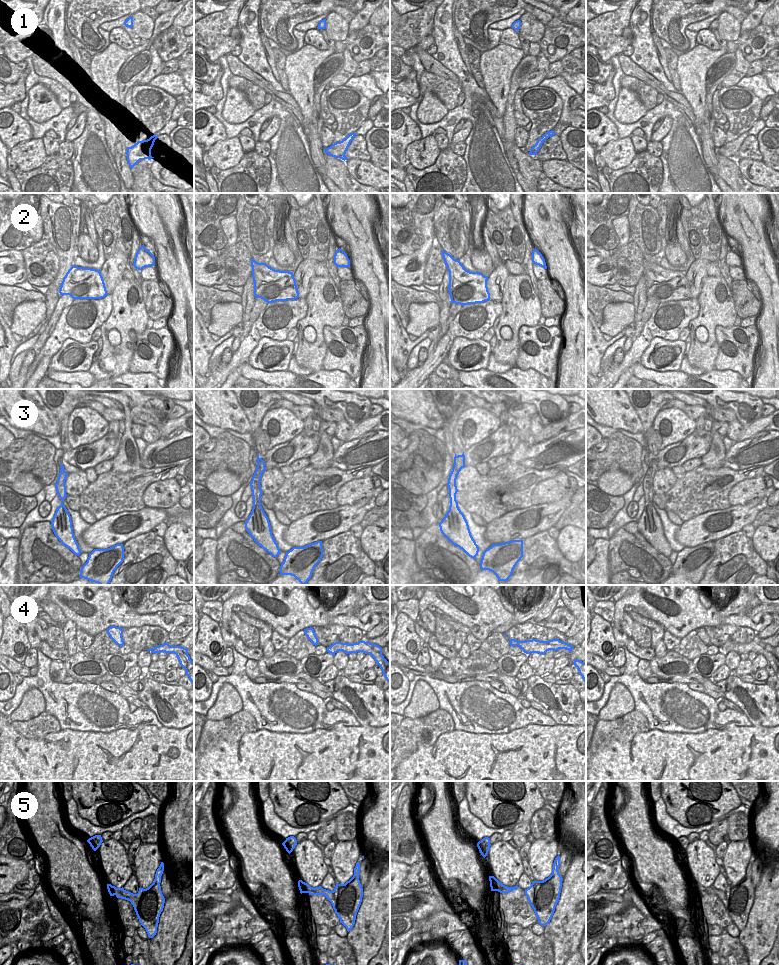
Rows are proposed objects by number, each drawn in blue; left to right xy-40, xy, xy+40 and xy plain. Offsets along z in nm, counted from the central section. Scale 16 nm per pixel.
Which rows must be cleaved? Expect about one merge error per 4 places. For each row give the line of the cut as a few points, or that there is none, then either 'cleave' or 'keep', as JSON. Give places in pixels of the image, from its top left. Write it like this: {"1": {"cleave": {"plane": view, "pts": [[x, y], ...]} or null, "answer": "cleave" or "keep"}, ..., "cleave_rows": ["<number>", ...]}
{"1": {"cleave": null, "answer": "keep"}, "2": {"cleave": null, "answer": "keep"}, "3": {"cleave": null, "answer": "keep"}, "4": {"cleave": null, "answer": "keep"}, "5": {"cleave": {"plane": "xy+40", "pts": [[503, 885], [499, 888], [499, 891]]}, "answer": "cleave"}, "cleave_rows": ["5"]}

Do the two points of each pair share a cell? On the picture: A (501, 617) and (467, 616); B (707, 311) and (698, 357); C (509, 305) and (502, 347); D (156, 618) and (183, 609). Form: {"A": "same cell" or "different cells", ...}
{"A": "same cell", "B": "same cell", "C": "same cell", "D": "different cells"}

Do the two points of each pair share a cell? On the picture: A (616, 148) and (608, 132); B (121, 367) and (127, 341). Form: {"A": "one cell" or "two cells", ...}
{"A": "two cells", "B": "one cell"}

